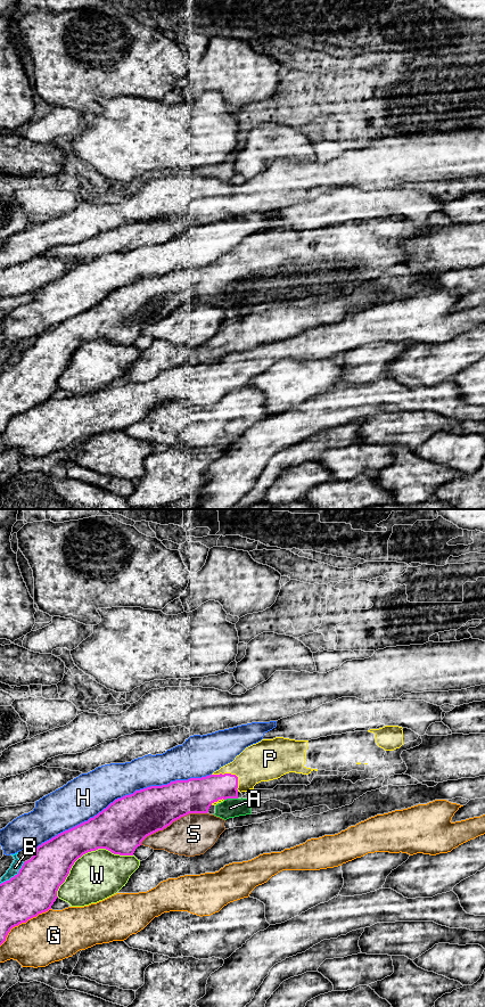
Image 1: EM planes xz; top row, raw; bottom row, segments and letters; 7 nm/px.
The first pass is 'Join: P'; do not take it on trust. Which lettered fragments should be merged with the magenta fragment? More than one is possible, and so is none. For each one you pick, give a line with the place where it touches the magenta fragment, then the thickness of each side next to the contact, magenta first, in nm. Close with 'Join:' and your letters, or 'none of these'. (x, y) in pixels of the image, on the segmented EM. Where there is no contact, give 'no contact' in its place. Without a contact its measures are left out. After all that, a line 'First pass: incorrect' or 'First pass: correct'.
P: contact xz (230, 774); calibres 220 and 280 nm
Join: P
First pass: correct

